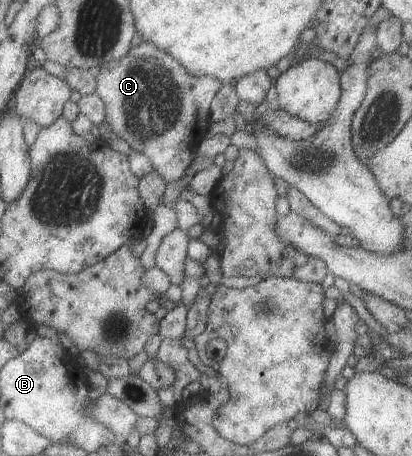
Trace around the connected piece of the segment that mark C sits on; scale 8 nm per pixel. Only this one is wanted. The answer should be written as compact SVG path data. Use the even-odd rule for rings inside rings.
M154 42L134 45L132 51L98 68L97 92L107 107L107 127L136 152L152 160L155 171L168 183L180 181L192 165L196 148L211 122L214 98L225 82L217 77L196 77Z

